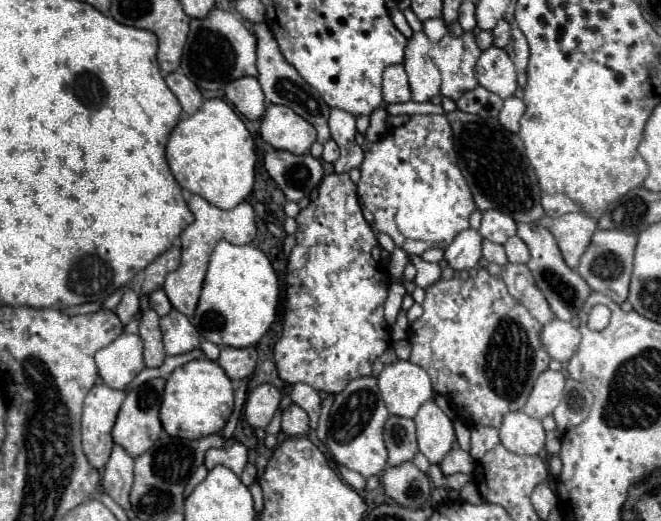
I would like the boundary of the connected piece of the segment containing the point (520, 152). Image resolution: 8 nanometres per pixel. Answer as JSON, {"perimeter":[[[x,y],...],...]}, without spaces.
{"perimeter":[[[461,110],[443,112],[451,122],[455,134],[455,148],[459,154],[459,168],[473,192],[475,204],[481,212],[501,210],[513,216],[517,222],[537,222],[543,216],[541,188],[531,168],[523,142],[517,134],[505,130],[493,118],[481,118],[475,114],[465,114]]]}

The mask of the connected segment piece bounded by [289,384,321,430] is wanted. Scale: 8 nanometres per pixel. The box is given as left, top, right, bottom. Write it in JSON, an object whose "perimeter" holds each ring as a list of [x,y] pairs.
{"perimeter":[[[293,384],[289,396],[297,406],[301,406],[307,412],[307,416],[311,420],[309,426],[315,430],[321,412],[321,394],[317,390],[313,390],[309,384]]]}

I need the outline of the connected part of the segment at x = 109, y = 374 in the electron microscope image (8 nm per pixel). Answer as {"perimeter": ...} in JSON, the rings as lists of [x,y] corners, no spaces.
{"perimeter":[[[123,332],[95,354],[101,380],[109,388],[123,390],[143,368],[143,342],[137,334]]]}

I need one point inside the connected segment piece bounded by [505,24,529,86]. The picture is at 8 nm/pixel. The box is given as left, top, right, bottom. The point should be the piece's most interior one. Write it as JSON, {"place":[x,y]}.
{"place":[518,49]}

